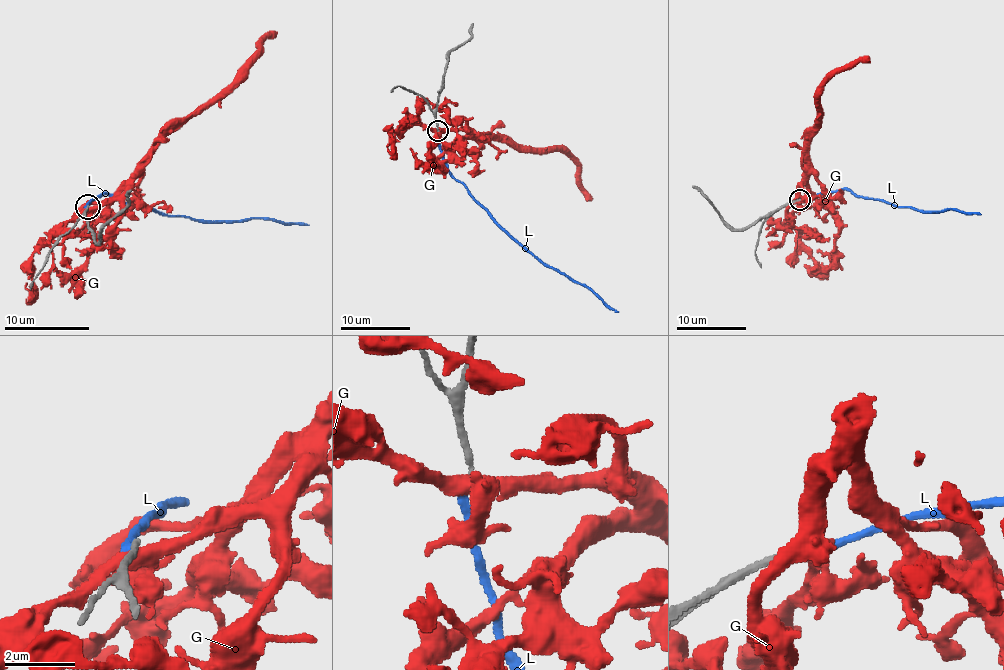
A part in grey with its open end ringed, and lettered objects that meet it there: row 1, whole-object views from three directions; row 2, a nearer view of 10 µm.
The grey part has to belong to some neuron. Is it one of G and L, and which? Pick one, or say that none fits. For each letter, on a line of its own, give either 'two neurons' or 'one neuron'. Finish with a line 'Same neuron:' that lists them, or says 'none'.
G: two neurons
L: two neurons
Same neuron: none

